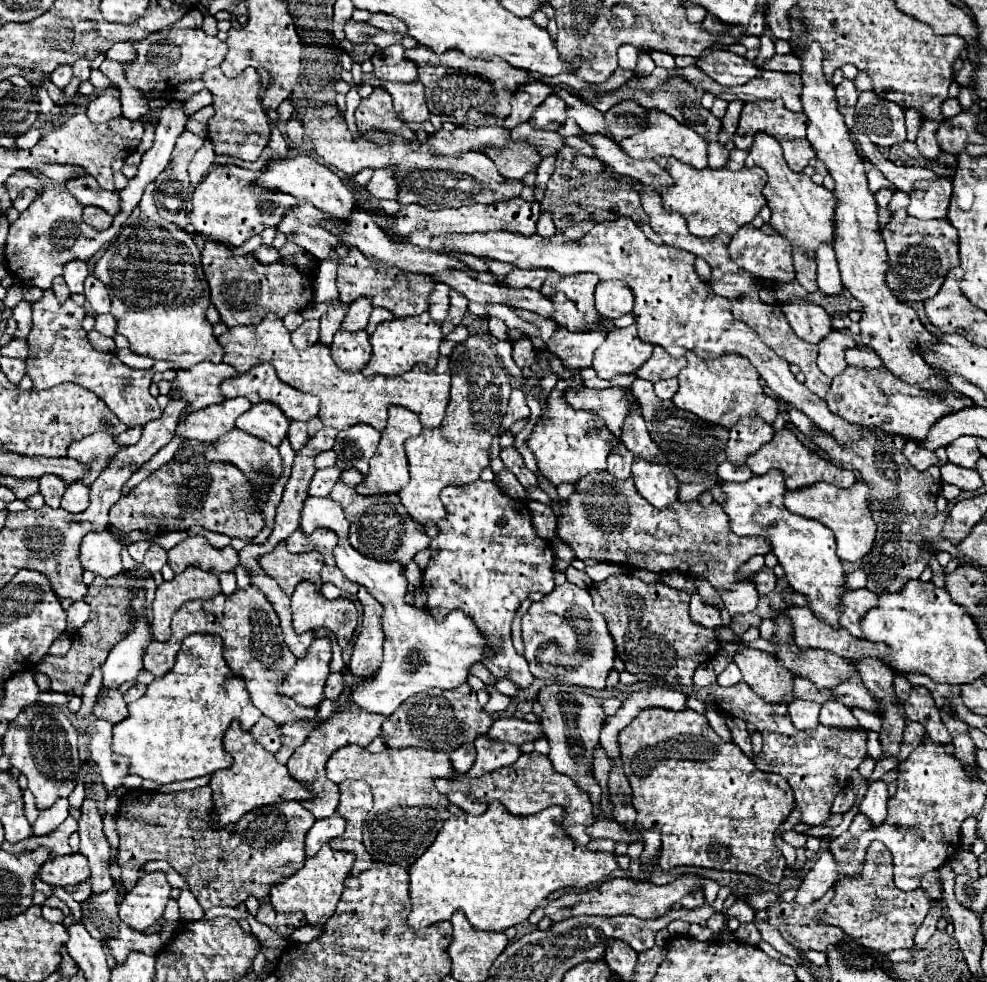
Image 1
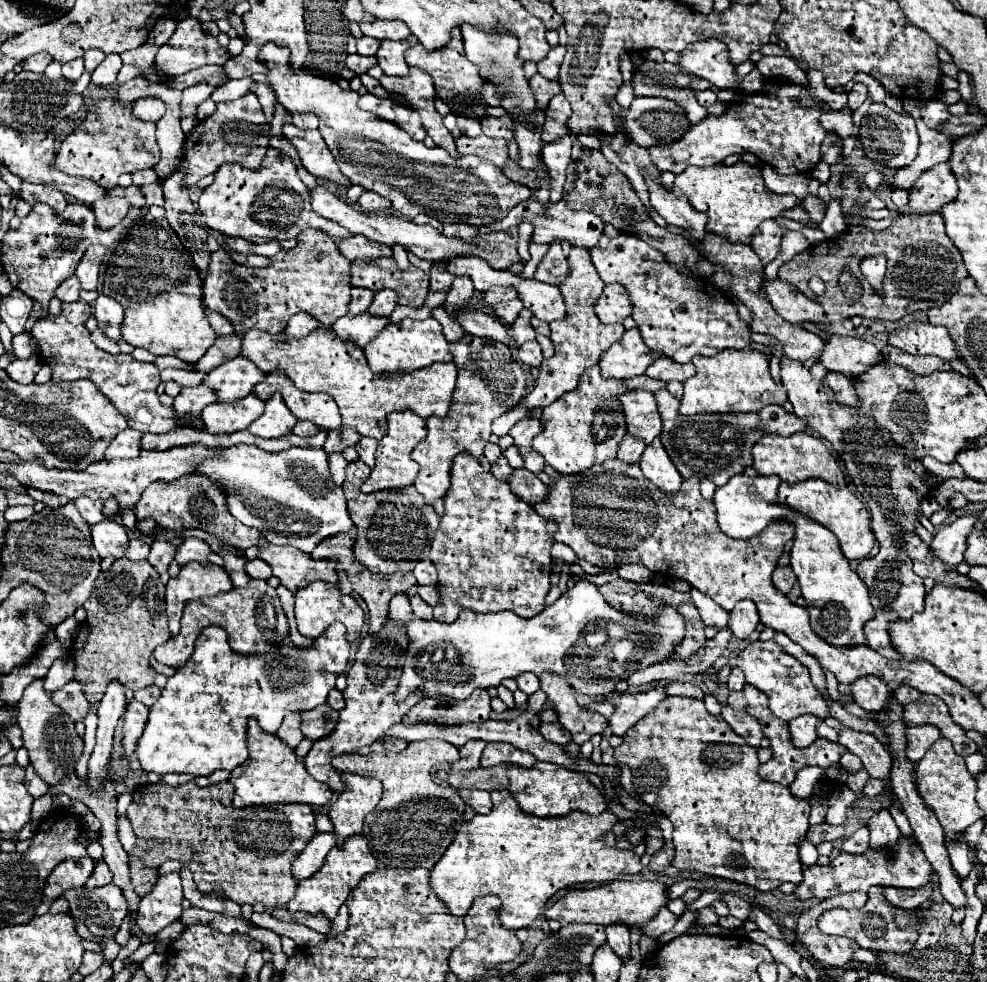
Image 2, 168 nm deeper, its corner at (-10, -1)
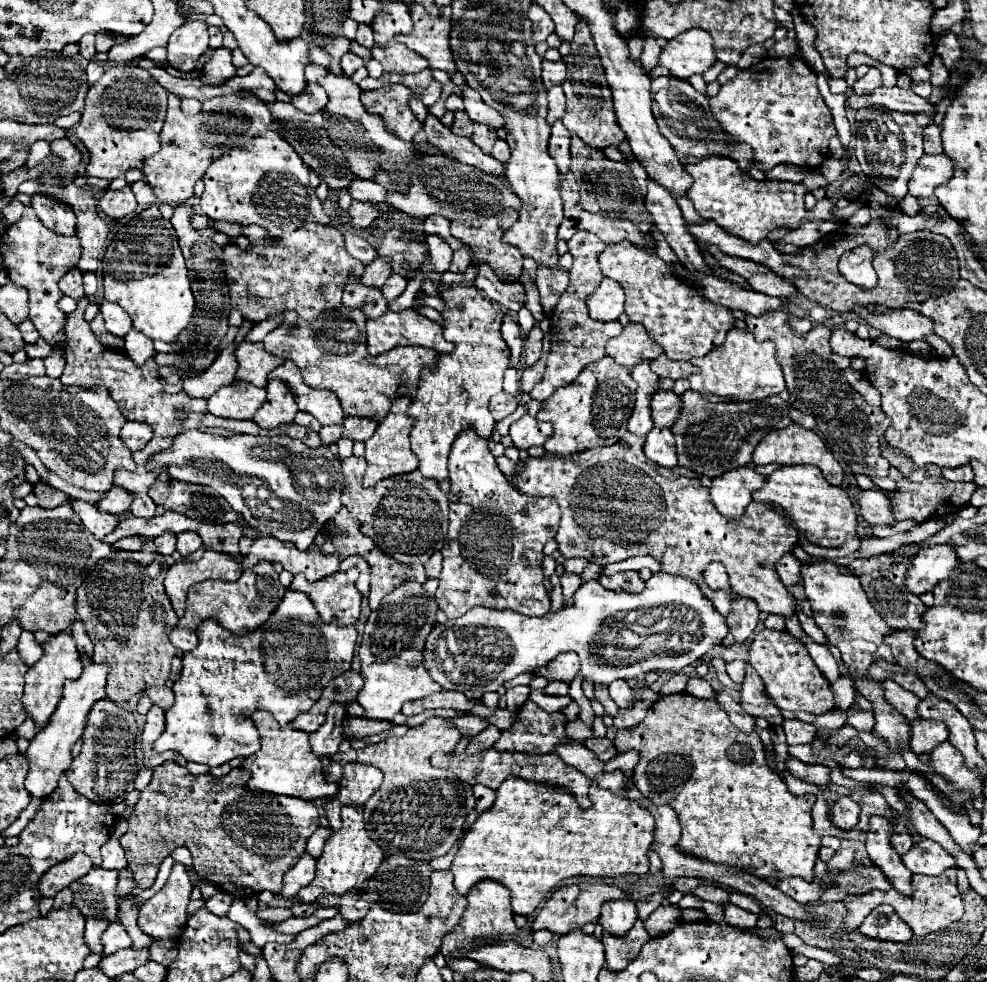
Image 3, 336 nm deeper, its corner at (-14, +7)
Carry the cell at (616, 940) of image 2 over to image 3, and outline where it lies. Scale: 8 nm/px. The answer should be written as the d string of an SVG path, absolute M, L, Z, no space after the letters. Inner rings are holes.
M620 898L620 900L608 900L602 904L598 922L606 932L622 936L632 928L636 918L638 918L638 914L636 914L634 900Z

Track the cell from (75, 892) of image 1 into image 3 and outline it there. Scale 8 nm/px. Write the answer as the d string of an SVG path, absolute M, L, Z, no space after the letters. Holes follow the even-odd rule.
M110 838L102 848L102 868L106 870L120 870L120 868L126 868L126 856L124 856L124 850L120 846L120 842L116 838Z

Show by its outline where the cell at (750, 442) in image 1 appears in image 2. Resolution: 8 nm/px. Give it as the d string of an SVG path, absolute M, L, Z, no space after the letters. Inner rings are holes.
M764 406L760 412L760 432L764 434L778 434L778 436L792 436L800 430L804 430L804 420L800 420L794 414L788 414L782 406Z

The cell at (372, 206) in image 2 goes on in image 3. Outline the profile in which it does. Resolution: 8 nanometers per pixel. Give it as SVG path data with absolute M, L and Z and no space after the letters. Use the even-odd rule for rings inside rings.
M352 200L348 216L350 216L348 224L352 228L356 228L356 230L368 228L378 218L378 208L374 204L368 204L368 202L354 202Z

